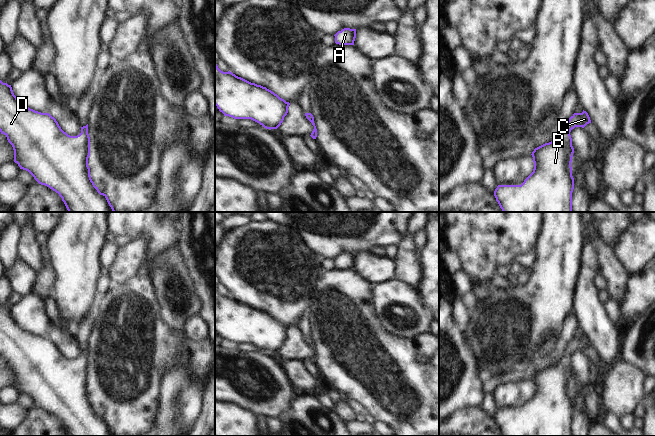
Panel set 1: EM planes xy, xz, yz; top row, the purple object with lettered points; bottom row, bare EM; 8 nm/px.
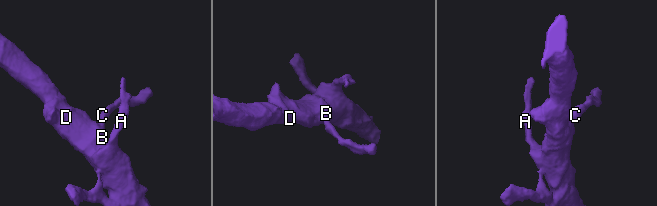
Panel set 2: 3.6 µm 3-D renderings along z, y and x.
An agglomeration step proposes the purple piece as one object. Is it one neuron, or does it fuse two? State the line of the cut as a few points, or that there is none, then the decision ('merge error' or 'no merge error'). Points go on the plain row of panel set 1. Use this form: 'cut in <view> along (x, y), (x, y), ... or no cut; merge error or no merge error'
no cut; no merge error

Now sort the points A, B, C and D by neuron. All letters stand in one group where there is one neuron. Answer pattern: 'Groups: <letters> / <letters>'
Groups: A B C D.

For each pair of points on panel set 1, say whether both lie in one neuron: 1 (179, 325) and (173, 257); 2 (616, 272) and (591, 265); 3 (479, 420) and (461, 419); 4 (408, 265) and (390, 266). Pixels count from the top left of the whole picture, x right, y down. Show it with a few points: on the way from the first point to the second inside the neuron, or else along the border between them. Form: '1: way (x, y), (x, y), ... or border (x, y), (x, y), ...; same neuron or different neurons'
1: way (172, 308), (173, 274); same neuron
2: border (591, 244), (596, 252), (597, 268), (599, 271); different neurons
3: way (475, 420), (465, 420); same neuron
4: border (394, 259), (396, 263), (396, 277); different neurons

